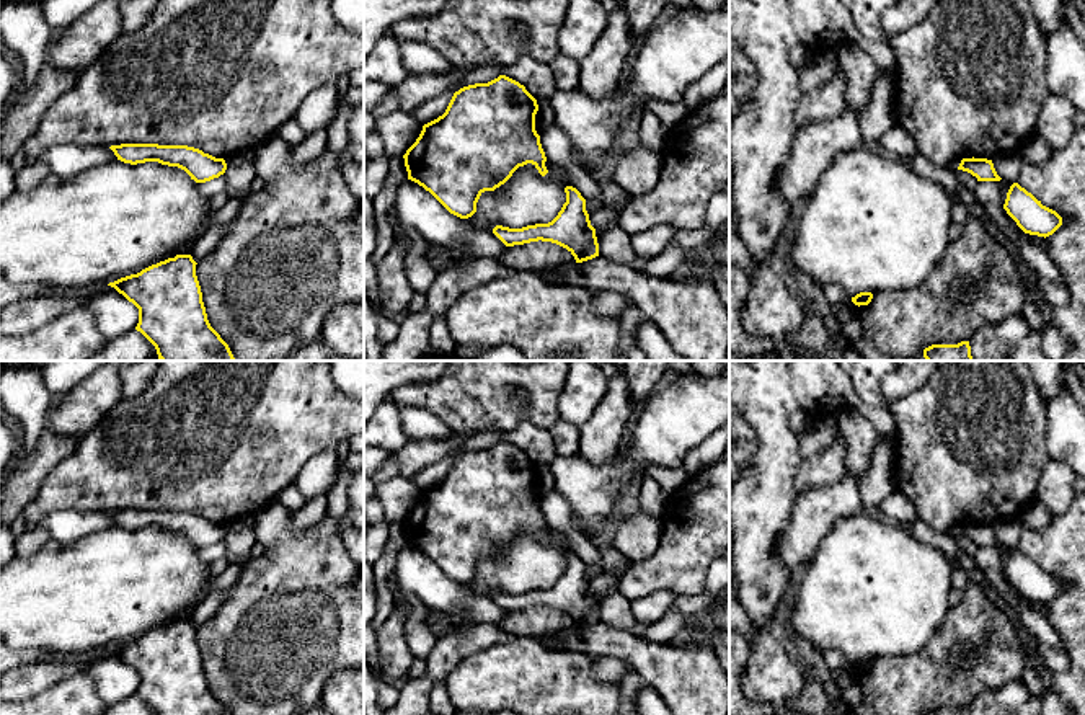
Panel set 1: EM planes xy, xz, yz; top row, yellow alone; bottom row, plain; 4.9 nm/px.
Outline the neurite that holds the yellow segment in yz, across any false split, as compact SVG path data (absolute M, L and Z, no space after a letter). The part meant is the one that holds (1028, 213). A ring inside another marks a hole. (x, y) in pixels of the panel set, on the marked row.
M1018 183L1010 186L1003 209L1030 235L1046 238L1062 225L1062 217L1056 211L1043 206L1041 201Z

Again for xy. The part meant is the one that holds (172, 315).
M176 255L108 286L139 309L135 330L155 346L160 361L237 361L207 320L196 264L191 255Z

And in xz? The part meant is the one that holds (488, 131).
M499 75L454 93L445 113L423 126L416 142L403 155L408 180L429 191L450 214L468 219L485 191L494 191L512 173L532 163L548 173L540 135L535 131L537 100L519 82Z

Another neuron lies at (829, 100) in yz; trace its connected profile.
M840 67L837 73L819 88L799 96L793 121L799 129L839 116L847 108L848 78Z

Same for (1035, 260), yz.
M985 204L987 225L1000 230L1016 246L1016 256L1030 276L1047 279L1065 286L1065 281L1056 263L1046 255L1044 250L1030 242L1020 230L1016 230L1010 215L1002 206Z

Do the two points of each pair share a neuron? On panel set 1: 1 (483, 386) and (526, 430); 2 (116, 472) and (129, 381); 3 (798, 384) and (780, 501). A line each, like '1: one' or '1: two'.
1: two
2: two
3: one

